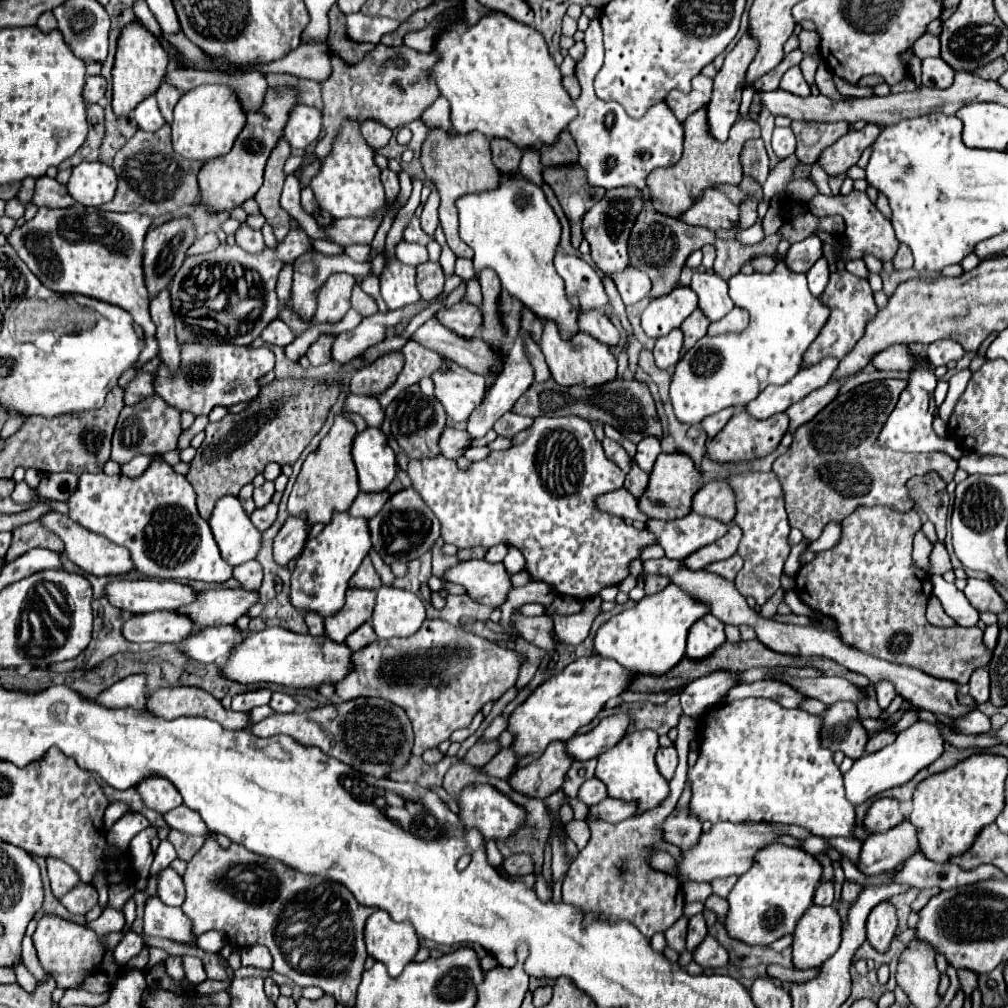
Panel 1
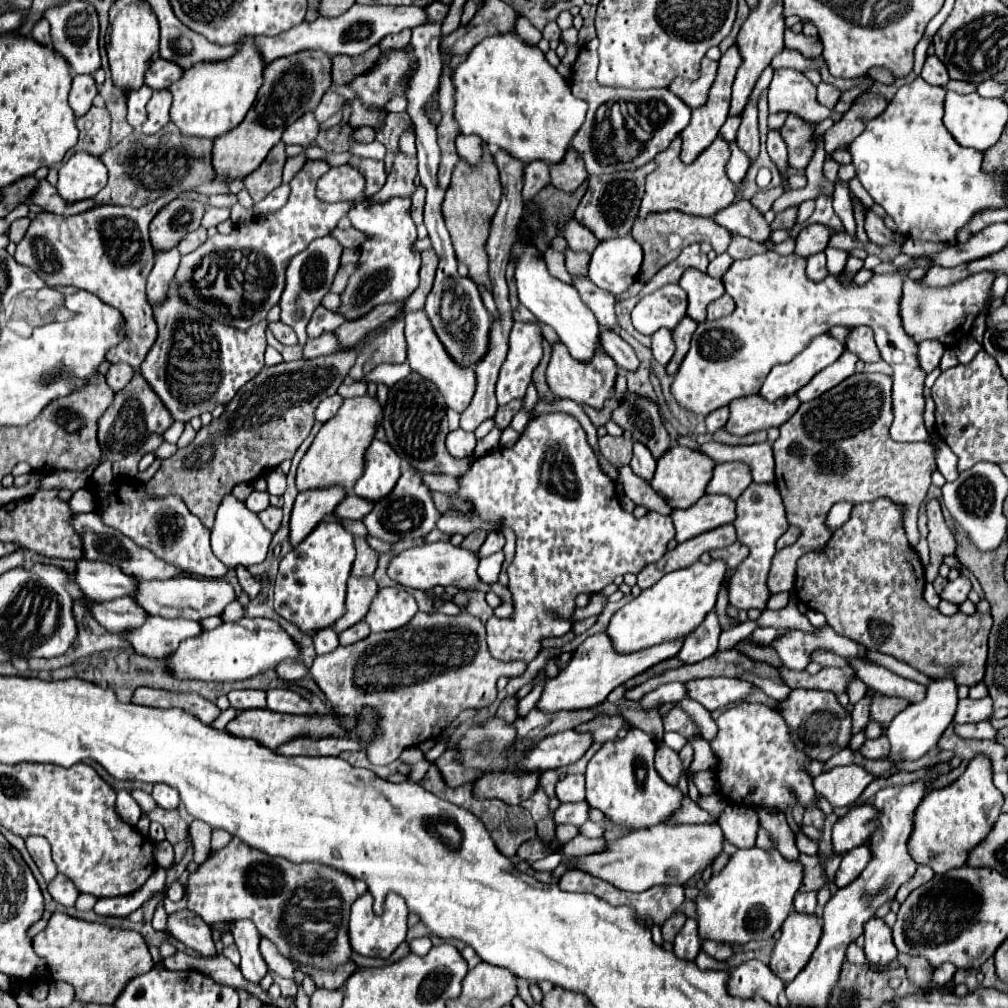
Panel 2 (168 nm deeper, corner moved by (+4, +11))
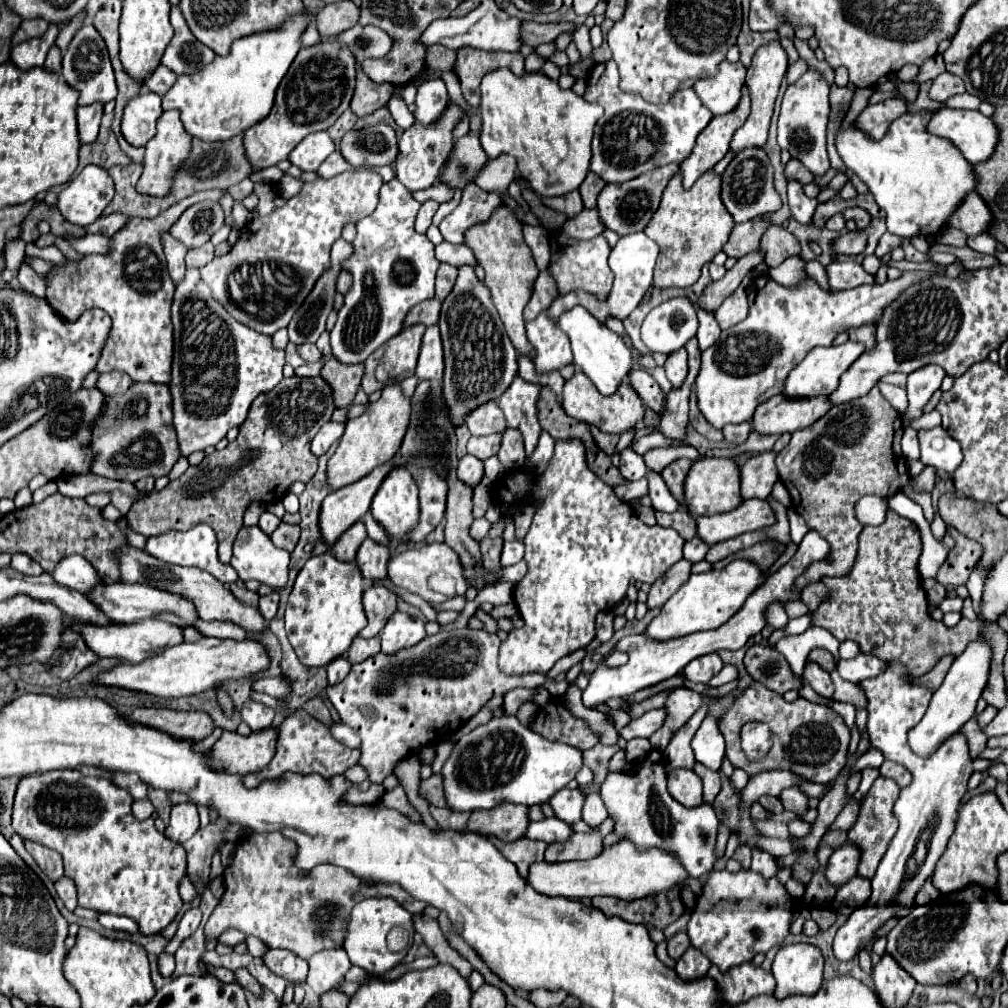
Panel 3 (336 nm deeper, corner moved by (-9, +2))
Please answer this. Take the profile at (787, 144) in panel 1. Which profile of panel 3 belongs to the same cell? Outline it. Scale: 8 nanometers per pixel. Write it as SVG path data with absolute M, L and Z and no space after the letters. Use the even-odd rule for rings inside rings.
M789 181L787 193L789 193L789 207L791 207L793 219L797 219L803 225L811 225L813 213L815 213L815 207L819 205L819 201L805 197L803 185L797 181Z

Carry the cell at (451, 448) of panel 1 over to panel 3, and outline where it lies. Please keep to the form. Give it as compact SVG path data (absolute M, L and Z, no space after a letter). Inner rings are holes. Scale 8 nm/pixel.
M465 455L461 461L459 461L459 467L457 467L457 477L459 481L463 481L465 485L469 487L475 487L481 483L483 479L483 463L471 455Z

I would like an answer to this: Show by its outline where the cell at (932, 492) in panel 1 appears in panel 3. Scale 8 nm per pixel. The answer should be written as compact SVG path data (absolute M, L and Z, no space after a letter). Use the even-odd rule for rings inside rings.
M949 527L953 539L955 539L955 547L953 551L949 551L947 561L943 563L943 567L939 569L937 581L941 585L965 585L971 571L975 569L975 565L981 561L983 555L983 547L977 541L971 541L967 537L963 537L957 529Z

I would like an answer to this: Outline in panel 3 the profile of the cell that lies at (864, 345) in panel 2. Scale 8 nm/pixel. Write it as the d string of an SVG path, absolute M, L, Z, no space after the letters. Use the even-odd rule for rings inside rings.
M861 325L855 329L847 329L849 339L863 343L867 349L871 349L875 345L875 325Z

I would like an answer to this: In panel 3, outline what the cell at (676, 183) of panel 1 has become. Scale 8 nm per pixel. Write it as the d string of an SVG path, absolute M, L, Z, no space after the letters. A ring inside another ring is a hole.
M707 171L701 175L691 189L683 189L681 175L677 173L665 187L659 209L647 223L643 233L659 245L659 257L655 265L653 287L689 287L699 275L701 267L709 263L725 245L735 221L721 203L721 175Z

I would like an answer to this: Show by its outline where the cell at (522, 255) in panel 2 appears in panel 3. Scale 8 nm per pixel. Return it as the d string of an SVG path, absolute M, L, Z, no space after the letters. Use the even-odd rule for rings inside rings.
M575 307L571 311L565 311L559 317L559 327L569 335L571 349L573 349L573 363L593 381L593 385L599 389L601 395L613 395L615 389L627 379L629 371L633 369L633 355L631 349L625 345L625 341L607 329L603 323L595 321L583 307Z

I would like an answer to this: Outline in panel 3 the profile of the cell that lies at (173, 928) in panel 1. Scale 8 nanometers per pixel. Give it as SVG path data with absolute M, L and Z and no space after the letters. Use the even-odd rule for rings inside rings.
M239 969L237 973L237 979L239 979L239 985L243 987L243 989L247 989L247 991L251 991L253 995L257 995L257 997L261 997L261 993L263 993L263 989L261 989L261 985L245 971L245 969Z

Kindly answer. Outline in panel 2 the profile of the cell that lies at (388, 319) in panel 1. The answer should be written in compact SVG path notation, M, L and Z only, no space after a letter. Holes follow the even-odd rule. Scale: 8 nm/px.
M326 332L314 340L308 340L304 346L304 358L318 358L318 356L326 356L332 354L340 348L338 338L332 332Z

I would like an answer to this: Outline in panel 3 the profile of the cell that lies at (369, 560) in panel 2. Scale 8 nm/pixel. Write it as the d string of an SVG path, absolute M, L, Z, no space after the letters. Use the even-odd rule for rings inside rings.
M369 537L361 543L355 563L367 583L379 583L387 577L387 559L391 557L391 549L387 545L375 543Z

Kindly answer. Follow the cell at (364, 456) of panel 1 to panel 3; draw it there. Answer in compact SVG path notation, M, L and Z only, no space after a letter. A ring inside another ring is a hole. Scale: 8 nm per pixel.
M395 467L373 497L371 513L387 531L391 541L405 541L405 535L419 523L417 485L405 467Z

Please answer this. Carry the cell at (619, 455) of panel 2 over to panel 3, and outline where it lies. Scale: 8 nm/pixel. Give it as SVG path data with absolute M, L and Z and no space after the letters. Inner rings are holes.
M623 449L623 451L621 451L619 471L621 471L621 475L623 475L627 481L637 481L637 479L641 479L641 477L647 475L647 467L645 467L643 457L637 455L637 453L633 453L631 449Z

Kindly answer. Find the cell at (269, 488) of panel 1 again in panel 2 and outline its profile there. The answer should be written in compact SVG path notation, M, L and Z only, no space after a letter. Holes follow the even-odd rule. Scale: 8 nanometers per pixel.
M252 490L252 494L246 498L246 506L248 506L252 512L260 512L262 508L266 508L266 506L268 506L268 498L270 498L270 494L268 494L268 492Z

